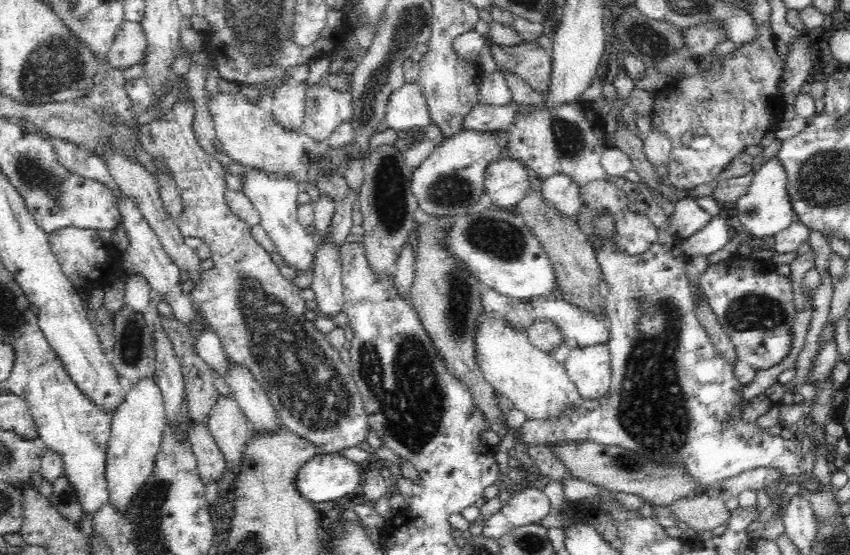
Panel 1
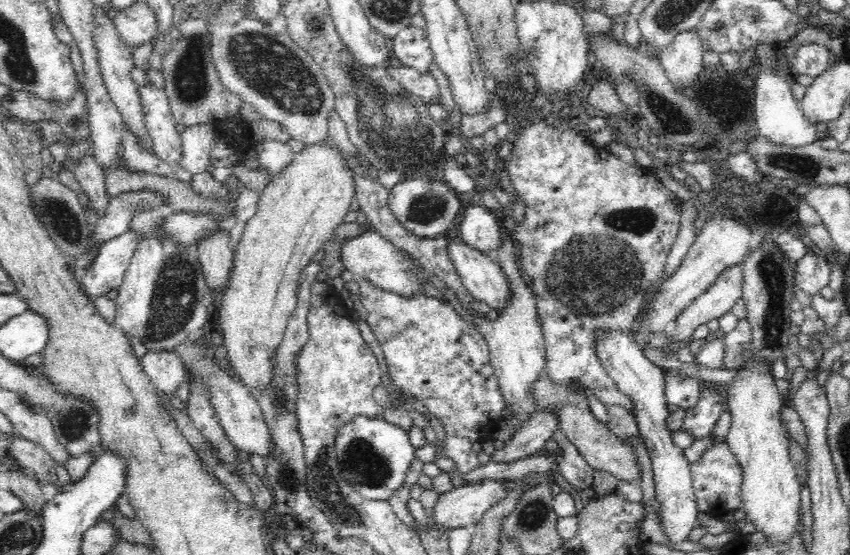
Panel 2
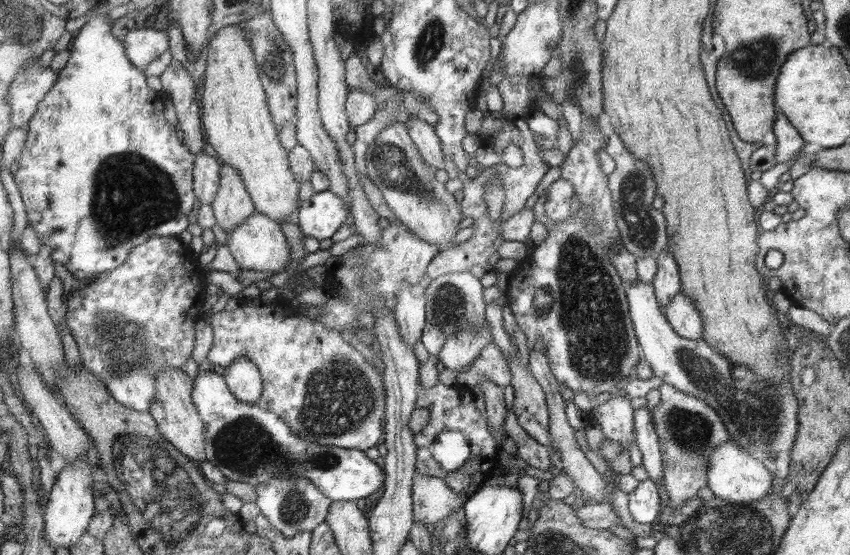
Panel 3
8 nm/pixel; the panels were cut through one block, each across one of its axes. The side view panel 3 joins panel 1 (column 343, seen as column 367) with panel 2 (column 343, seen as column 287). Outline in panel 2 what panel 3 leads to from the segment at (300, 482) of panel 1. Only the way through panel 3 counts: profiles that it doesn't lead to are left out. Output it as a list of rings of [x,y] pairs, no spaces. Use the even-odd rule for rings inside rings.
[[[355,416],[351,421],[346,421],[340,429],[337,430],[335,452],[336,460],[341,466],[341,475],[360,493],[363,497],[370,500],[390,500],[395,492],[403,486],[404,480],[407,478],[408,469],[411,467],[411,462],[415,459],[414,446],[410,443],[409,432],[405,432],[399,425],[391,424],[391,422],[384,420],[383,417],[367,417],[367,416]]]

